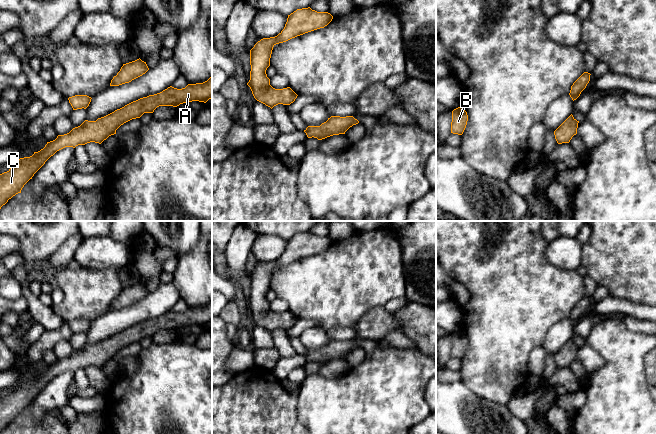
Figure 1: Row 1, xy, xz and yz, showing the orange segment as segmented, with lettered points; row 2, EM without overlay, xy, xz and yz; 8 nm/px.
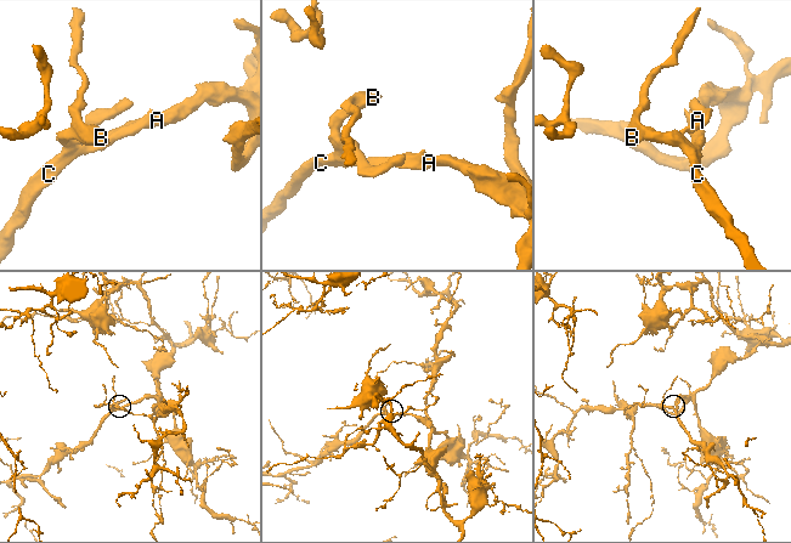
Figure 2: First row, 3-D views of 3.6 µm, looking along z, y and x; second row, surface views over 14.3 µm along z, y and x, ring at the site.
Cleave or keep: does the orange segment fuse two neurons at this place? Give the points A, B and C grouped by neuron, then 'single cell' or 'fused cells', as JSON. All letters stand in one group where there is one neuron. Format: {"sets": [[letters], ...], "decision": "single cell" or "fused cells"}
{"sets": [["A", "B", "C"]], "decision": "single cell"}

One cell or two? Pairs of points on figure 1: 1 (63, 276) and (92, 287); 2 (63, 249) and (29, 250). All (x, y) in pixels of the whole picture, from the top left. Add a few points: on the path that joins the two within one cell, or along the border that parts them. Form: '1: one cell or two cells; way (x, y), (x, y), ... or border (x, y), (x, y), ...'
1: one cell; way (70, 281), (85, 287)
2: two cells; border (74, 234), (62, 242), (45, 261)

